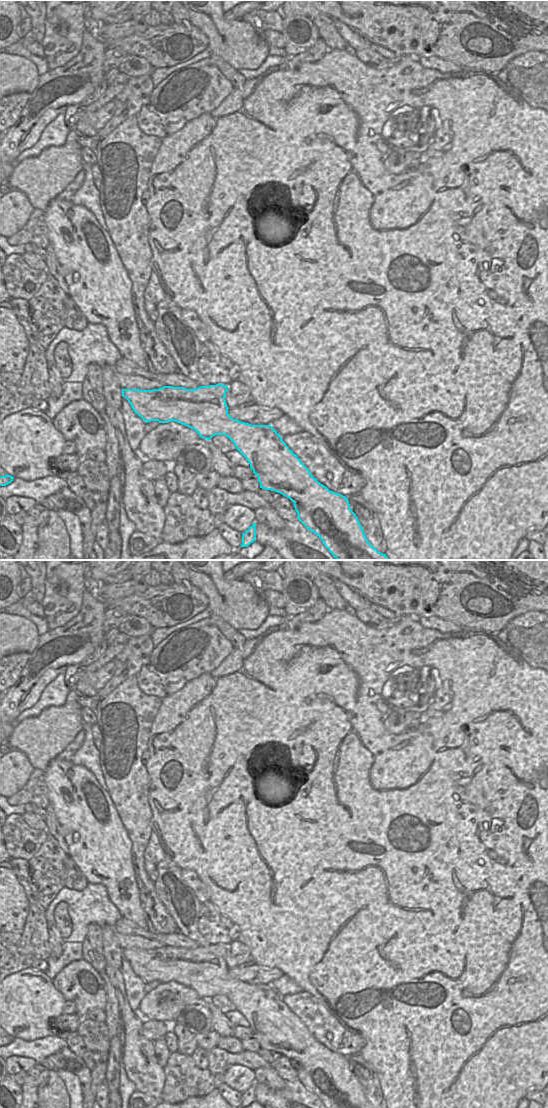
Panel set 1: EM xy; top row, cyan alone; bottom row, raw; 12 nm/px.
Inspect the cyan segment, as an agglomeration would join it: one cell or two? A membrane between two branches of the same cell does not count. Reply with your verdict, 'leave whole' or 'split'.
leave whole

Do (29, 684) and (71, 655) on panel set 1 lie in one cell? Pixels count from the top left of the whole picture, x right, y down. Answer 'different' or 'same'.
same

